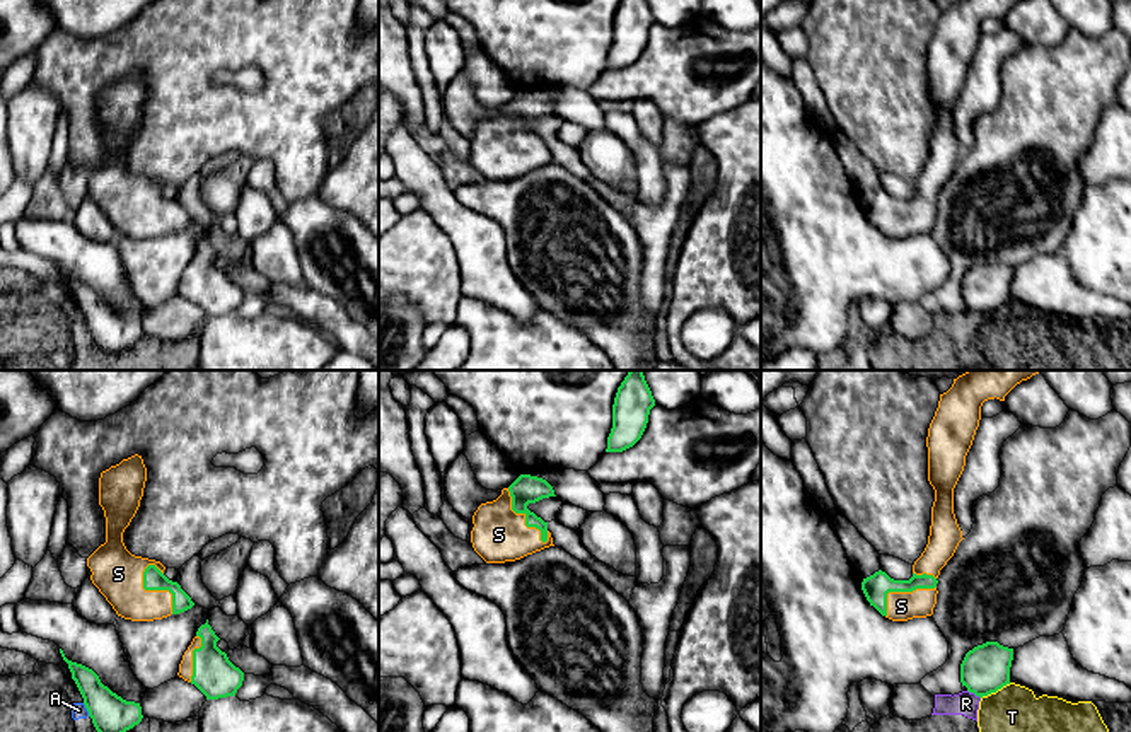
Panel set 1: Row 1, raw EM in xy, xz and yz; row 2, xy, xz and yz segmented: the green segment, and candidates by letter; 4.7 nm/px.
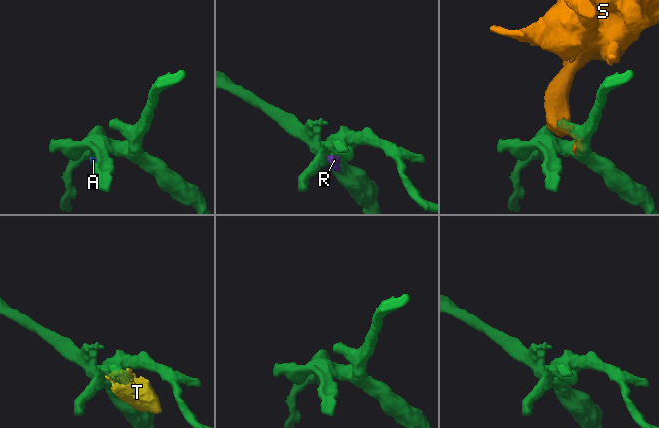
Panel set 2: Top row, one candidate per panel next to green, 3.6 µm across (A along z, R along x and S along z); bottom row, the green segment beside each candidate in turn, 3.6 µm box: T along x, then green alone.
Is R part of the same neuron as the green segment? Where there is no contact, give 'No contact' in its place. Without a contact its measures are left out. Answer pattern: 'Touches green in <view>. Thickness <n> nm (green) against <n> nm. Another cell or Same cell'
Touches green in yz. Thickness 220 nm (green) against 120 nm. Another cell

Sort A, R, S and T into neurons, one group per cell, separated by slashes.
A R T / S

